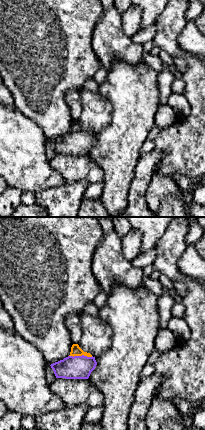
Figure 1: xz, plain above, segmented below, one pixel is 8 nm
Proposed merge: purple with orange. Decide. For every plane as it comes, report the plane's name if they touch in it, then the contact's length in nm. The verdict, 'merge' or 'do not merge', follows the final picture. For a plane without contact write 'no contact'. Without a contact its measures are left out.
contact in xz; length 190 nm

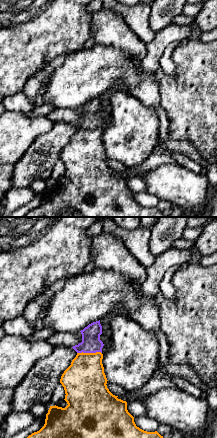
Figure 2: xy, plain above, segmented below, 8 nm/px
contact in xy; length 200 nm

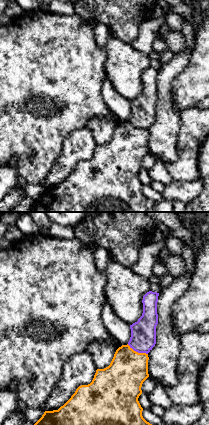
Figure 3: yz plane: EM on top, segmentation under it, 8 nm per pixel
contact in yz; length 190 nm

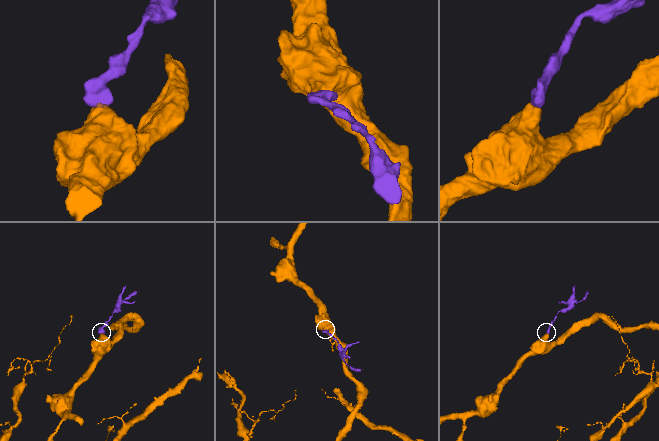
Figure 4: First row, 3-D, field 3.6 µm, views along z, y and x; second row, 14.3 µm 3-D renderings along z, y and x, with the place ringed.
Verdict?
do not merge

